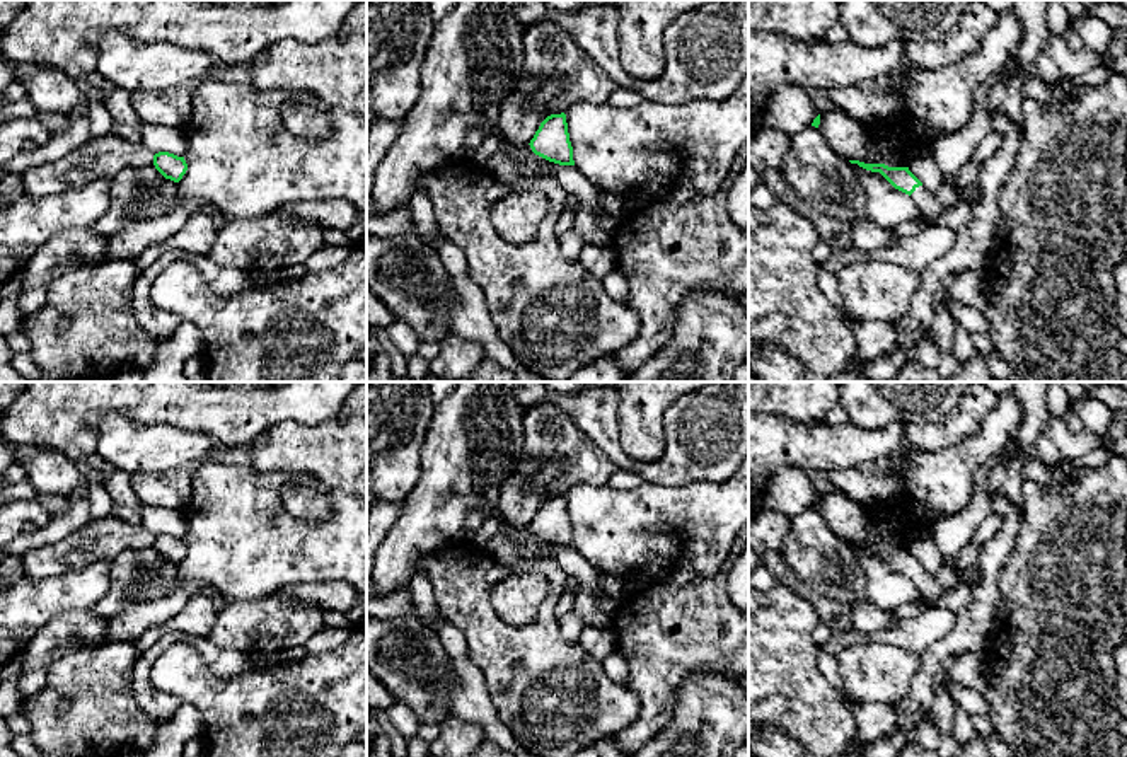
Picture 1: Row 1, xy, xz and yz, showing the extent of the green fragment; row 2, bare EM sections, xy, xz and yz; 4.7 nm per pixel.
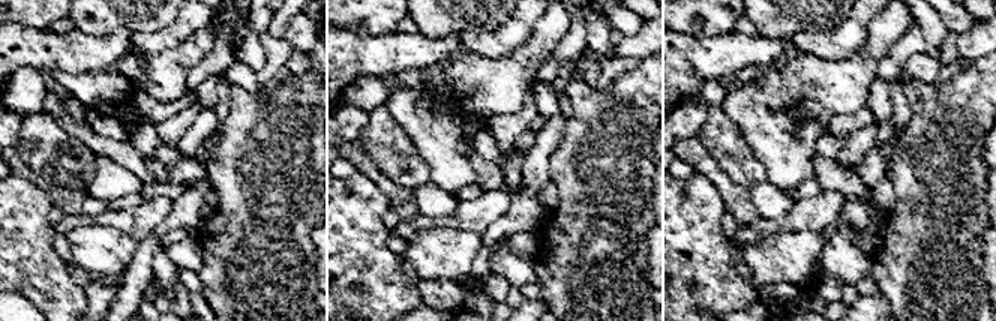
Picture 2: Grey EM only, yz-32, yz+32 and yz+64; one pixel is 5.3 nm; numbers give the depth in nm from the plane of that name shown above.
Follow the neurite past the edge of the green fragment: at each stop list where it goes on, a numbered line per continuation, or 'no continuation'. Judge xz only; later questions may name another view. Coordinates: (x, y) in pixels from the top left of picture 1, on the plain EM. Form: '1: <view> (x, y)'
no continuation

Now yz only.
1: yz (930, 589)

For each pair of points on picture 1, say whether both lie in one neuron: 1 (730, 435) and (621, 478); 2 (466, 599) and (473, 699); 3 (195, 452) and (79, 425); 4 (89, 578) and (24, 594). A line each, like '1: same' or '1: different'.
1: different
2: different
3: different
4: same

